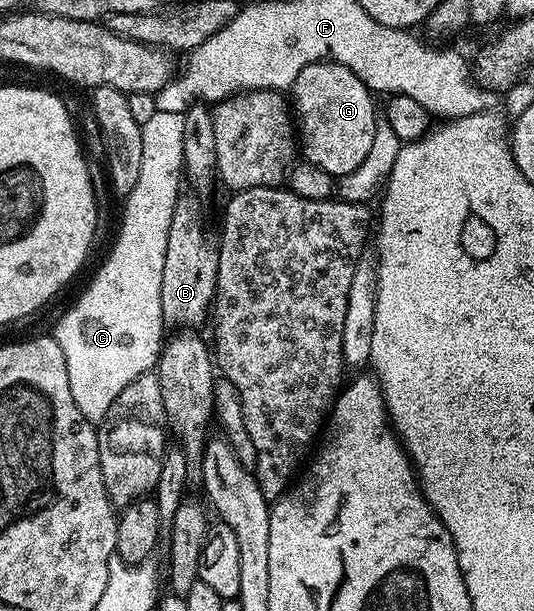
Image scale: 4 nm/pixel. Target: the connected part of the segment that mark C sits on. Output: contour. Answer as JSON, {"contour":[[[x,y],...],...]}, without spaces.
{"contour":[[[155,112],[153,114],[153,118],[149,118],[149,122],[145,122],[142,125],[143,129],[141,130],[141,170],[137,174],[137,186],[133,186],[133,190],[125,198],[124,204],[127,205],[125,205],[123,208],[123,225],[121,225],[119,228],[119,237],[116,238],[115,245],[112,246],[111,253],[109,253],[107,256],[107,261],[105,261],[104,264],[96,270],[95,277],[93,277],[91,280],[91,285],[89,285],[88,288],[85,289],[84,292],[76,298],[75,305],[73,305],[72,308],[69,309],[68,312],[60,318],[59,325],[57,325],[55,329],[53,329],[55,341],[61,346],[61,354],[65,354],[65,370],[69,370],[69,390],[73,390],[73,402],[77,402],[77,410],[81,410],[81,414],[85,414],[85,418],[92,422],[103,421],[103,419],[105,418],[105,414],[109,410],[109,406],[113,406],[113,402],[117,402],[117,394],[121,394],[121,390],[125,390],[125,386],[129,386],[129,382],[133,382],[133,378],[137,378],[141,374],[152,371],[152,369],[154,369],[156,365],[158,365],[159,351],[162,350],[165,343],[165,335],[163,336],[163,332],[165,333],[165,325],[163,322],[163,315],[161,314],[161,269],[165,267],[165,242],[169,242],[169,222],[173,222],[173,210],[177,206],[177,202],[179,201],[179,197],[181,195],[181,189],[179,189],[179,176],[181,180],[181,173],[184,171],[183,139],[185,138],[185,115],[182,112],[178,112],[177,114]]]}

